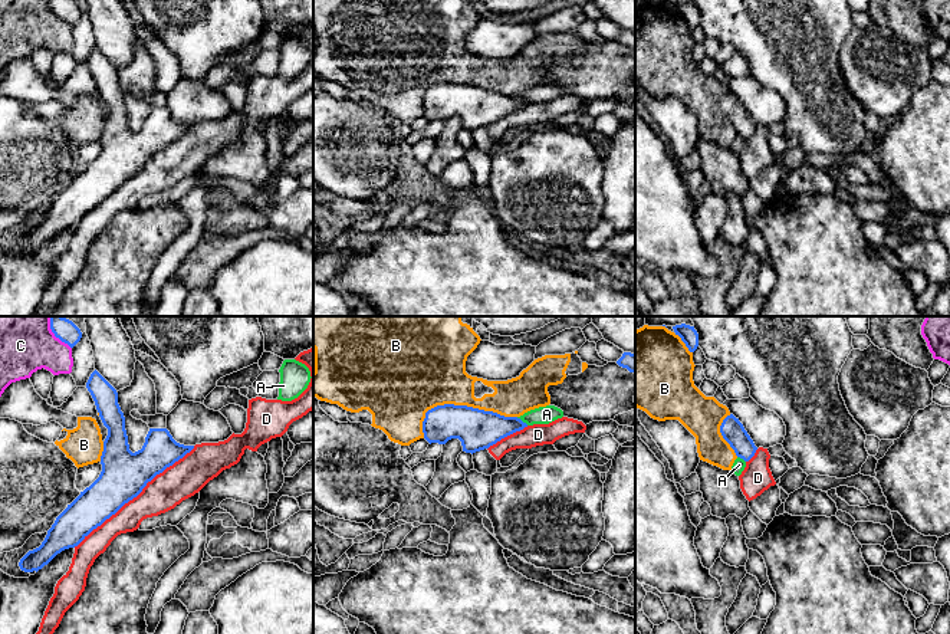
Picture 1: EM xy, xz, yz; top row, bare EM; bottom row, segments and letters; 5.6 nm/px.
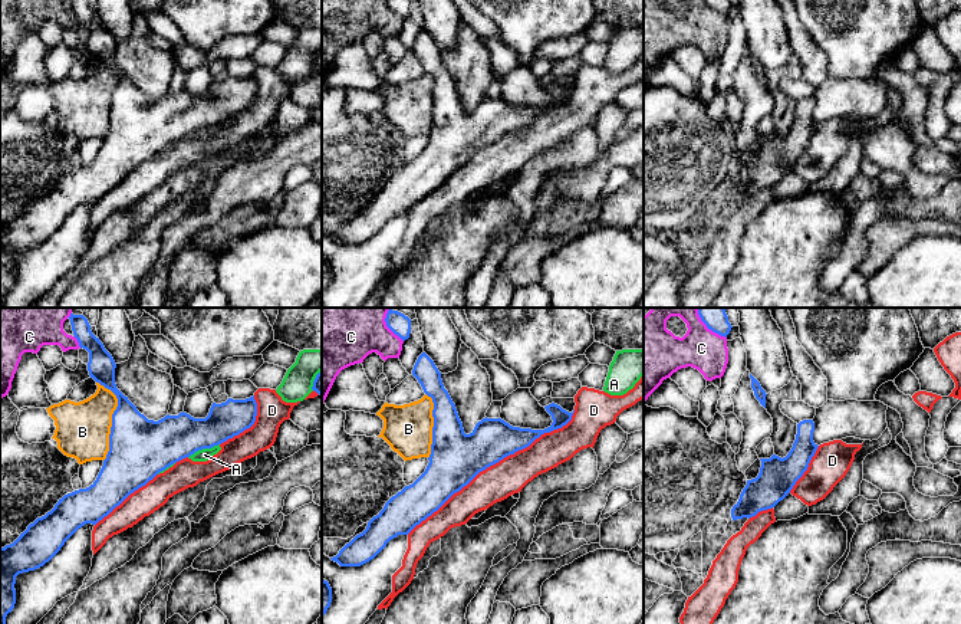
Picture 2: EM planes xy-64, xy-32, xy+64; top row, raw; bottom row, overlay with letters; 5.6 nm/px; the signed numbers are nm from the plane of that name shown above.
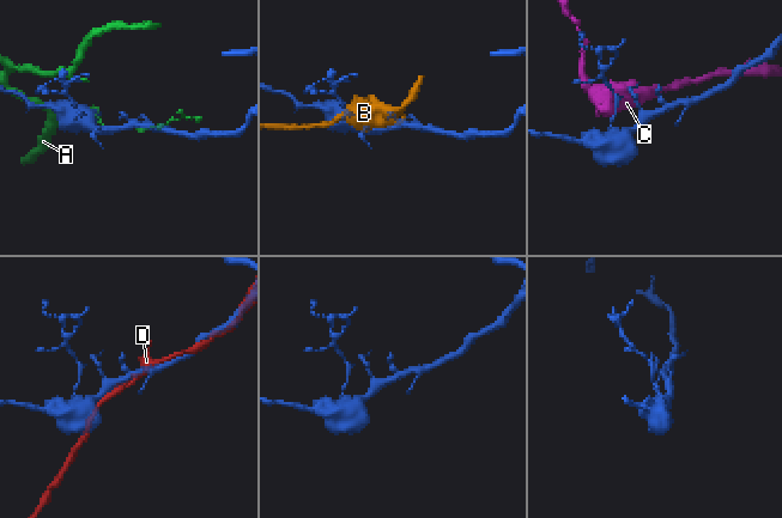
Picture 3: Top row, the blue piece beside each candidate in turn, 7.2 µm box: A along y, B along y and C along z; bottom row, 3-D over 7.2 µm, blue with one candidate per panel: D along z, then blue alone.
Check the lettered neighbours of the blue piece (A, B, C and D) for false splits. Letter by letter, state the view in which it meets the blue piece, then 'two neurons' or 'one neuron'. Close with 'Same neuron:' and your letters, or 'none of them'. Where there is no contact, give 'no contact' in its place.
A: xz | two neurons
B: xz | two neurons
C: xy | two neurons
D: xy | two neurons
Same neuron: none of them

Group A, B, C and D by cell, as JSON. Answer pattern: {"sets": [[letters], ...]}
{"sets": [["A"], ["B"], ["C"], ["D"]]}

